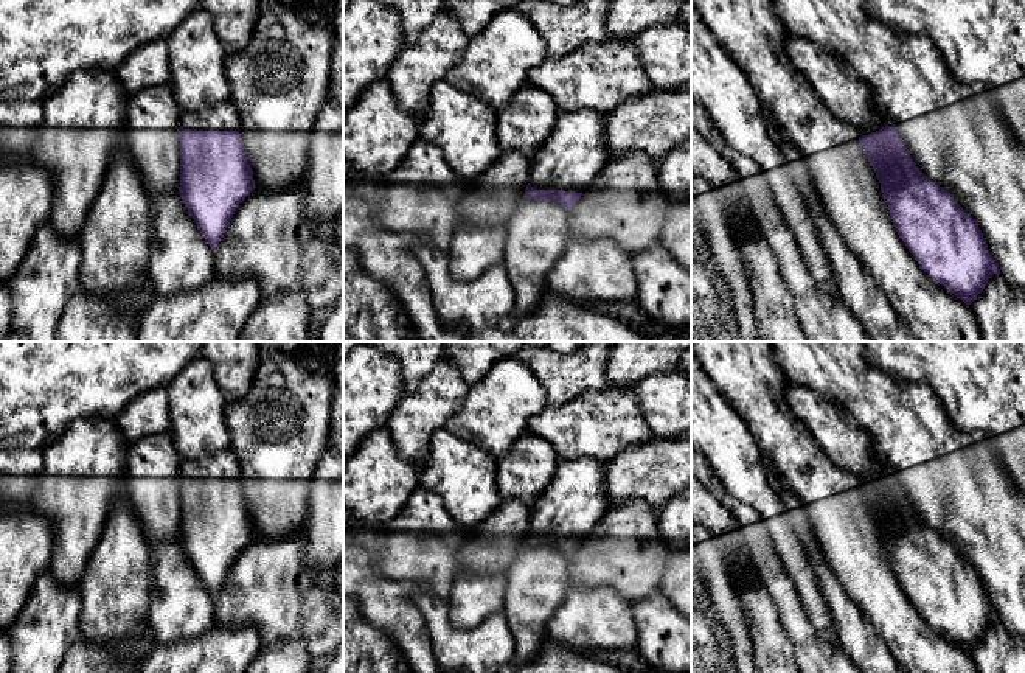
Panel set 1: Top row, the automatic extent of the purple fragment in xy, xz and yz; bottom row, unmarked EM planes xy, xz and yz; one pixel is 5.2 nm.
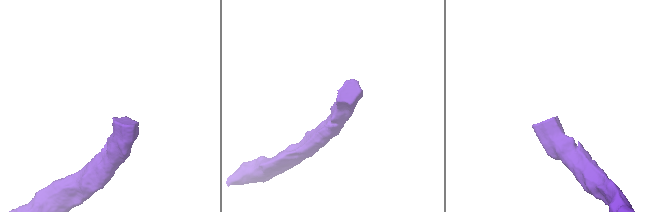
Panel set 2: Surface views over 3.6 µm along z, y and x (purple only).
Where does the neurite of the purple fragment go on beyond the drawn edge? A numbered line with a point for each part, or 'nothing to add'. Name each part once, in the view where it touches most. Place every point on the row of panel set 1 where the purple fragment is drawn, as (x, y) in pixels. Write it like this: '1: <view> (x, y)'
1: xy (215, 117)

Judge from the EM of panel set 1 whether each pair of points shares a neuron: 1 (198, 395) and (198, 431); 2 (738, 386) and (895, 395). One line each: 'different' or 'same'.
1: same
2: different

